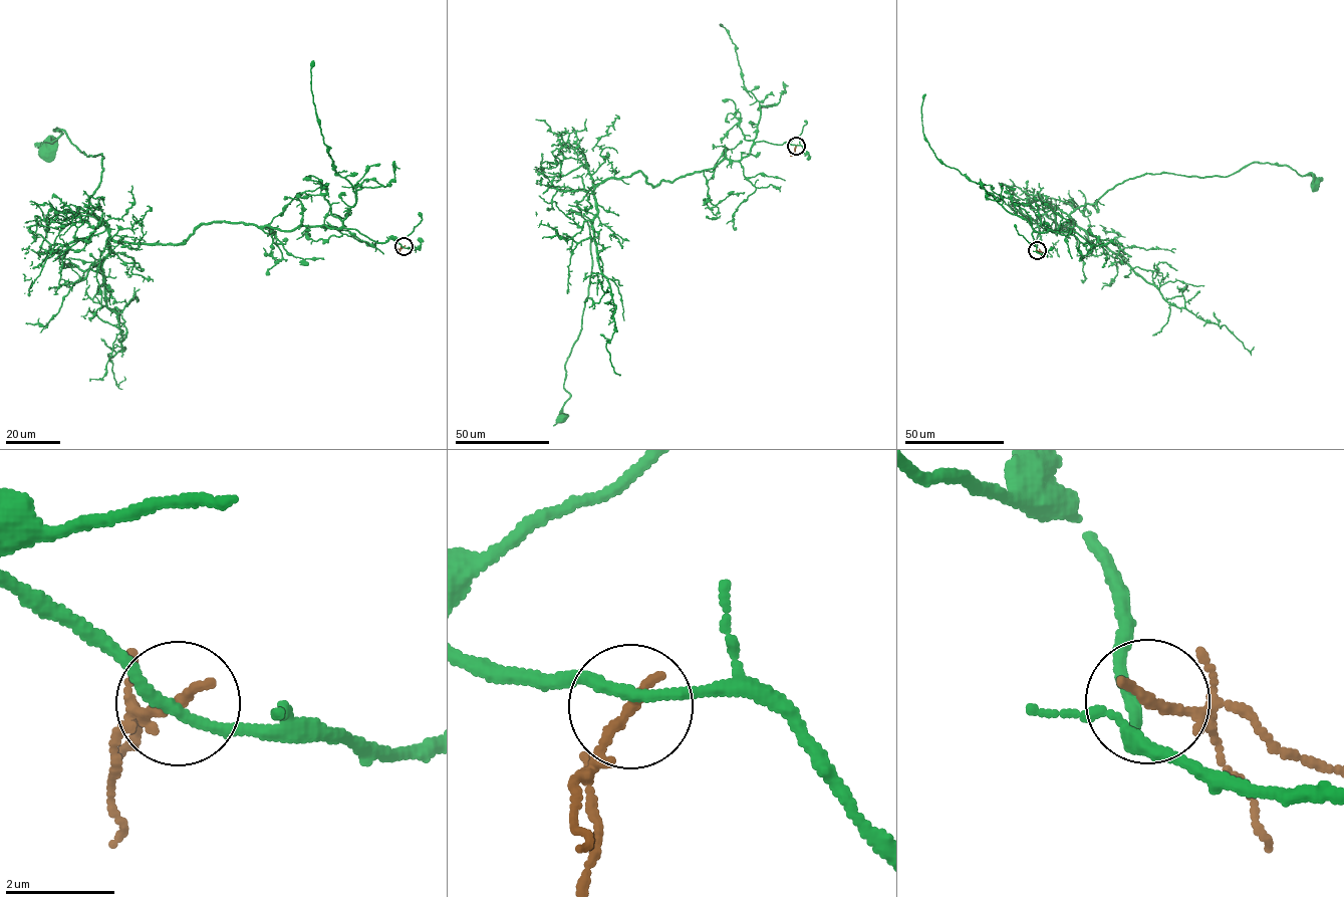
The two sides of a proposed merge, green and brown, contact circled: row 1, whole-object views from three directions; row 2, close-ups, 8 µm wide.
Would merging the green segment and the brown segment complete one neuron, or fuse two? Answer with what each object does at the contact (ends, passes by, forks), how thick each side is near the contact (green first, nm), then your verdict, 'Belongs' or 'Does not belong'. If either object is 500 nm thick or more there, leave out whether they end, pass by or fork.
At the ring green passes by. At the ring brown ends. Thickness 200 nm (green) against 220 nm. Does not belong

